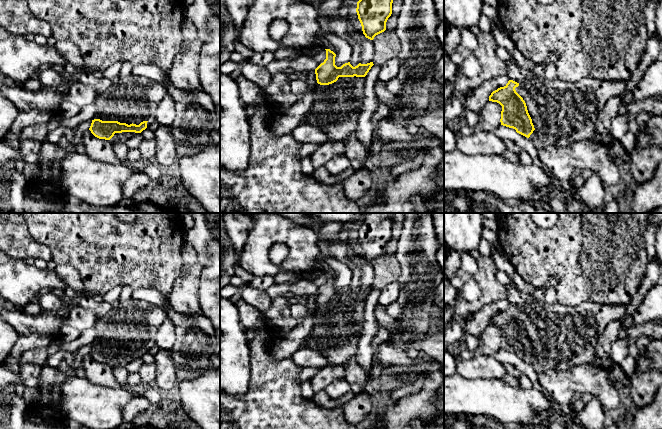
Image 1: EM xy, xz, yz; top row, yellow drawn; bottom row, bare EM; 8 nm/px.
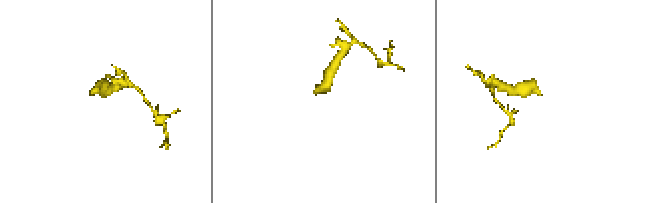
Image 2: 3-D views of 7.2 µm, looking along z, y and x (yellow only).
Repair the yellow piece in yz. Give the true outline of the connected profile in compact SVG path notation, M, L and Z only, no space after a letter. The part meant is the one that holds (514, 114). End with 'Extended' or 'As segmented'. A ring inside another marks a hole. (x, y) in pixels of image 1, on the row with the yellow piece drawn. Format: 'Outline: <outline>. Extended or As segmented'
Outline: M533 77L520 83L509 80L504 87L491 93L489 101L502 106L501 125L515 129L517 133L527 137L537 150L541 150L550 145L565 147L592 137L596 132L596 119L606 102L621 96L626 88L627 83L624 81L588 77L581 81L567 82Z. Extended

